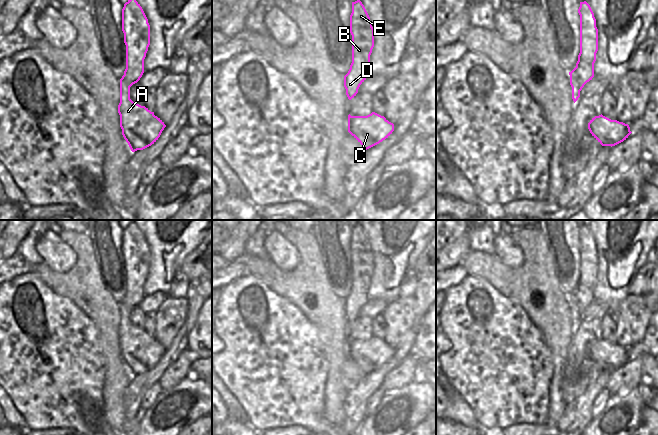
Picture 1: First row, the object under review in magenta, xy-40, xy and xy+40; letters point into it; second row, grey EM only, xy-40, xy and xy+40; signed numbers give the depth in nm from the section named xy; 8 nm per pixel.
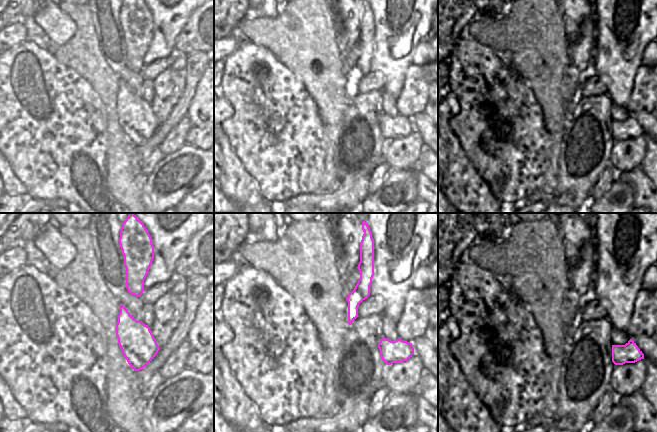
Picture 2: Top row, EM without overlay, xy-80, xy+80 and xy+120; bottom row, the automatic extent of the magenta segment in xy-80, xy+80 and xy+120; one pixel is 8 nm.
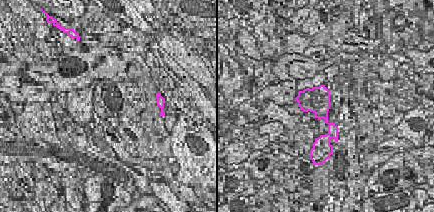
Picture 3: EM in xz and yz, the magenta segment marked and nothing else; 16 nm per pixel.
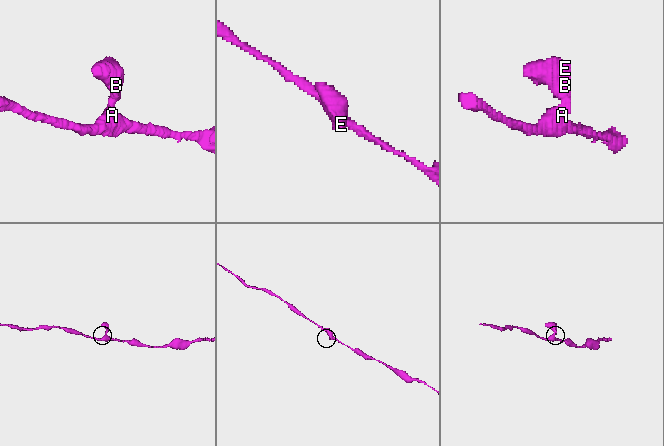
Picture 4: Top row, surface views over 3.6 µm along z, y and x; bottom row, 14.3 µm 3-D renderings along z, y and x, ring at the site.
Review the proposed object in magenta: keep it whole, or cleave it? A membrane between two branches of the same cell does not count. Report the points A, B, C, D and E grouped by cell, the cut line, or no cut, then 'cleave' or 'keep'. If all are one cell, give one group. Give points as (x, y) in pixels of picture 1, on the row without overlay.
groups A B C D E; cut none; keep

